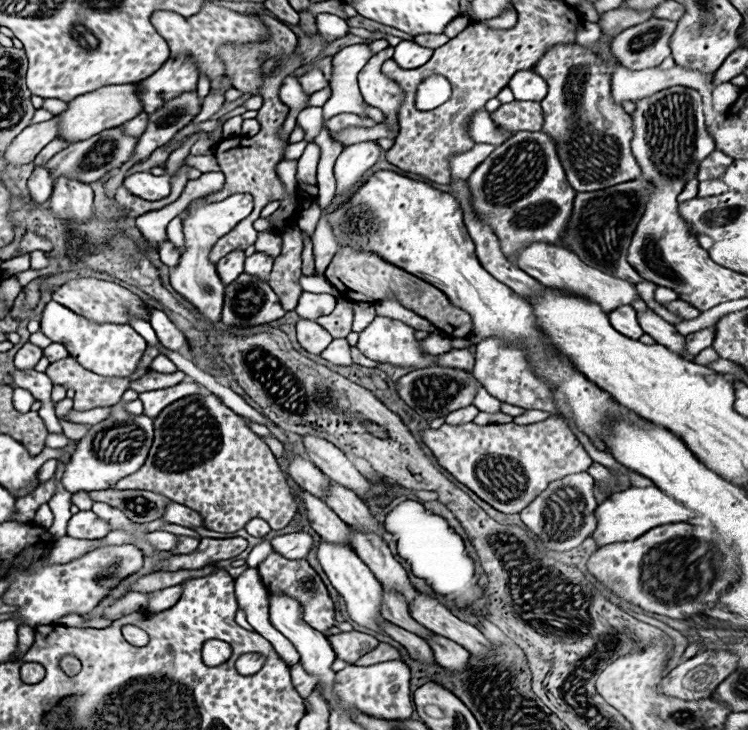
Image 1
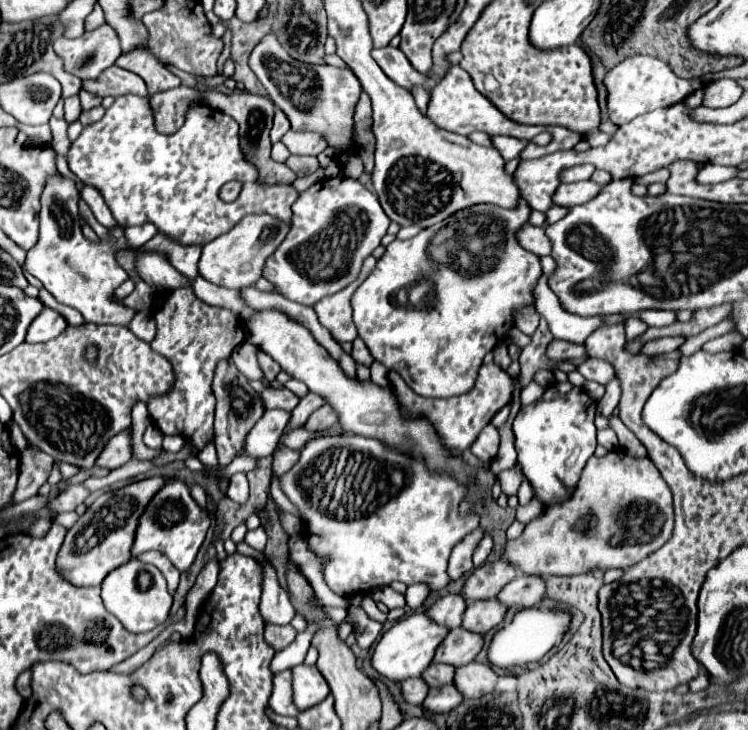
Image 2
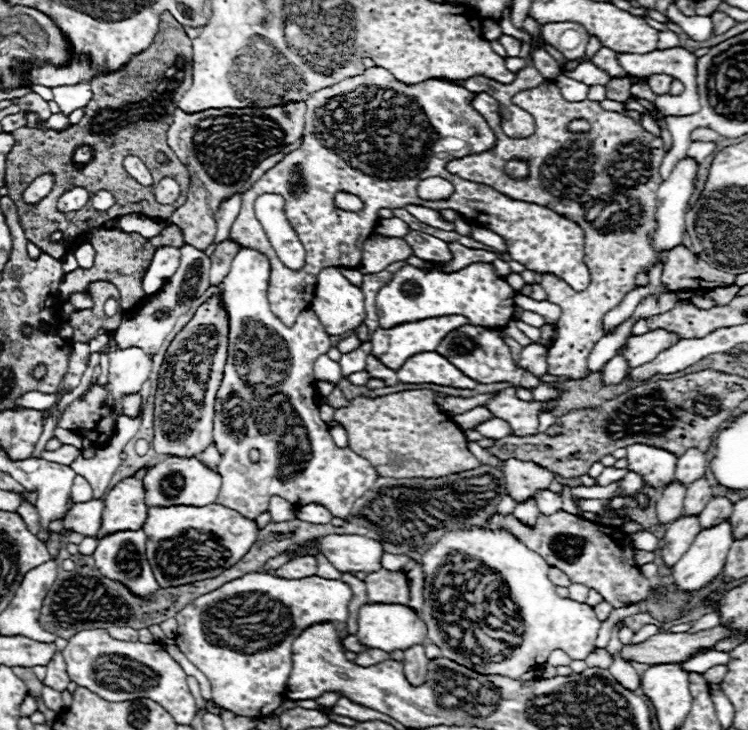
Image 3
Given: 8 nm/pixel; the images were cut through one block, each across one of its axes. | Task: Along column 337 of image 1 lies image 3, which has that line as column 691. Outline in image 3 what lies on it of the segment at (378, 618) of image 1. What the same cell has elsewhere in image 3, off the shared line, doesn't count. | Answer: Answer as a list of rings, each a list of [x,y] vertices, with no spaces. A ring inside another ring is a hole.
[[[728,520],[702,530],[688,552],[674,566],[674,584],[678,590],[698,590],[724,568],[732,546],[732,526]]]

